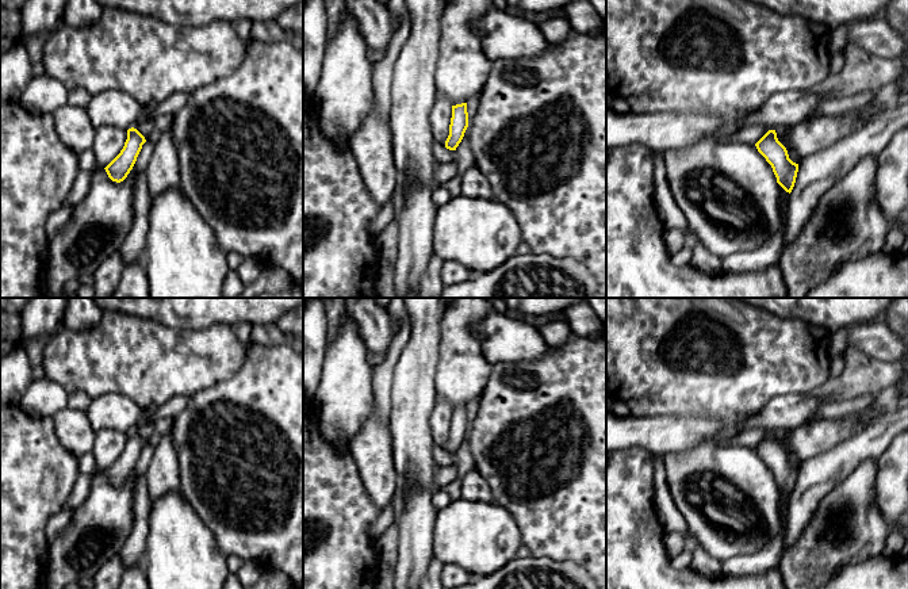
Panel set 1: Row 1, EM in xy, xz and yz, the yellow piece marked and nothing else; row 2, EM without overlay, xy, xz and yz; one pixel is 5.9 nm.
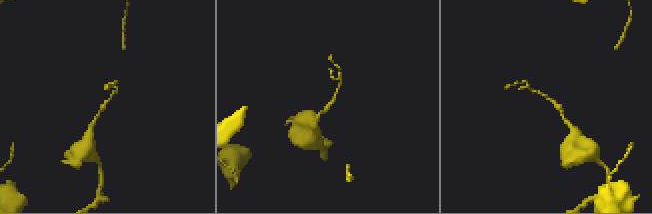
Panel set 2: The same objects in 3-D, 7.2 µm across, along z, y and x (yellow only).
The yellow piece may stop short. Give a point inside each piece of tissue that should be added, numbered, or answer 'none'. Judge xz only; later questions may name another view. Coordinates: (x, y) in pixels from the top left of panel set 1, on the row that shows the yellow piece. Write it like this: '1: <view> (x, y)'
none

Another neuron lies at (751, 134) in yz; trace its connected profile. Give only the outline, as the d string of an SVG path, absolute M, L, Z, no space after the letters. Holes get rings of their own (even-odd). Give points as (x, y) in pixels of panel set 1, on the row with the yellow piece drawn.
M751 125L729 135L720 134L717 135L717 141L720 144L740 142L755 145L767 131L769 129L763 125Z

